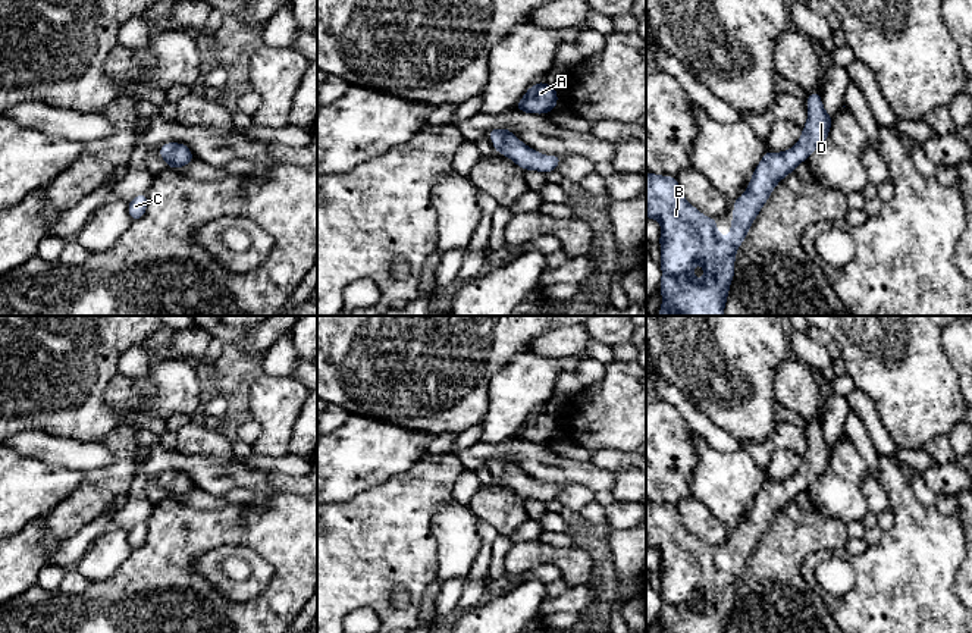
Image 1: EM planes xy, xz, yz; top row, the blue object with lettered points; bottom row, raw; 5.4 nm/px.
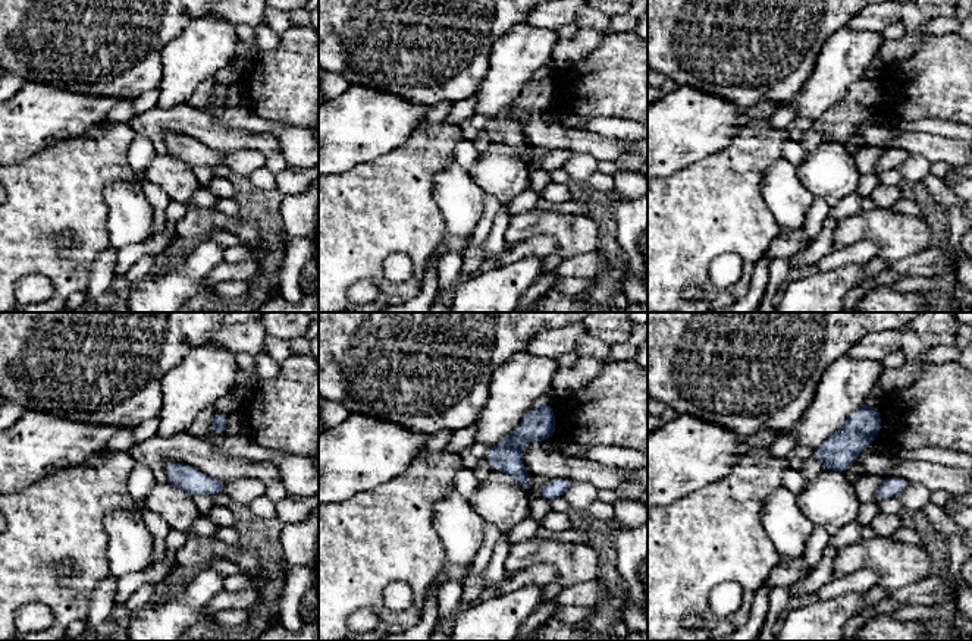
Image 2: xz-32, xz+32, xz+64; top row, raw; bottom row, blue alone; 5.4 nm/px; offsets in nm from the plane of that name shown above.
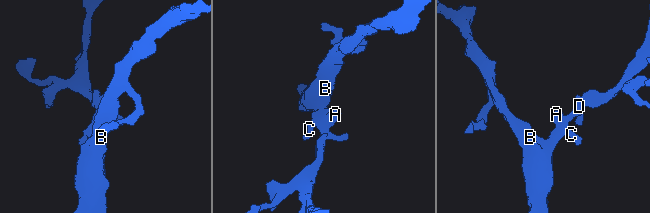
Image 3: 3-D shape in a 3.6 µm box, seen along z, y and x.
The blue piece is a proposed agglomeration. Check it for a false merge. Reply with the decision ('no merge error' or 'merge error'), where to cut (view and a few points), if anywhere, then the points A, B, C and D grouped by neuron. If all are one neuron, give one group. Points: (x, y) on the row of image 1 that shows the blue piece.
no merge error; cut none; groups A B C D

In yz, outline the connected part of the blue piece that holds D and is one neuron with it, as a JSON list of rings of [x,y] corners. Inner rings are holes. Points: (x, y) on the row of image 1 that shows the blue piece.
[[[818,91],[806,98],[808,120],[797,144],[786,151],[766,151],[755,167],[752,179],[741,197],[731,203],[734,207],[730,236],[717,231],[717,219],[708,217],[692,206],[681,192],[675,176],[662,176],[646,172],[646,217],[661,223],[661,270],[659,291],[662,305],[658,316],[724,316],[724,308],[734,278],[734,261],[739,247],[758,217],[762,206],[768,201],[777,184],[793,173],[799,163],[806,162],[812,151],[818,150],[828,138],[834,117],[824,106]],[[700,263],[705,272],[702,281],[693,275],[693,267]]]

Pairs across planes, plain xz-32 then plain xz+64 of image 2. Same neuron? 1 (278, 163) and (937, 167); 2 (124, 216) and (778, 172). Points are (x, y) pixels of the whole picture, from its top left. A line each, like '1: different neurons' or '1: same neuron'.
1: same neuron
2: same neuron

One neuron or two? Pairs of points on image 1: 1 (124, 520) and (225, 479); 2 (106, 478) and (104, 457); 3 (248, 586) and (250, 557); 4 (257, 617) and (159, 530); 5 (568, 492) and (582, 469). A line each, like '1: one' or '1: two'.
1: one
2: two
3: one
4: one
5: two

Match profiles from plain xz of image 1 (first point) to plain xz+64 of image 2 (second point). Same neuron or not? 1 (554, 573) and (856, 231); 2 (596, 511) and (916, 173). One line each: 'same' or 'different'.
1: different
2: different

